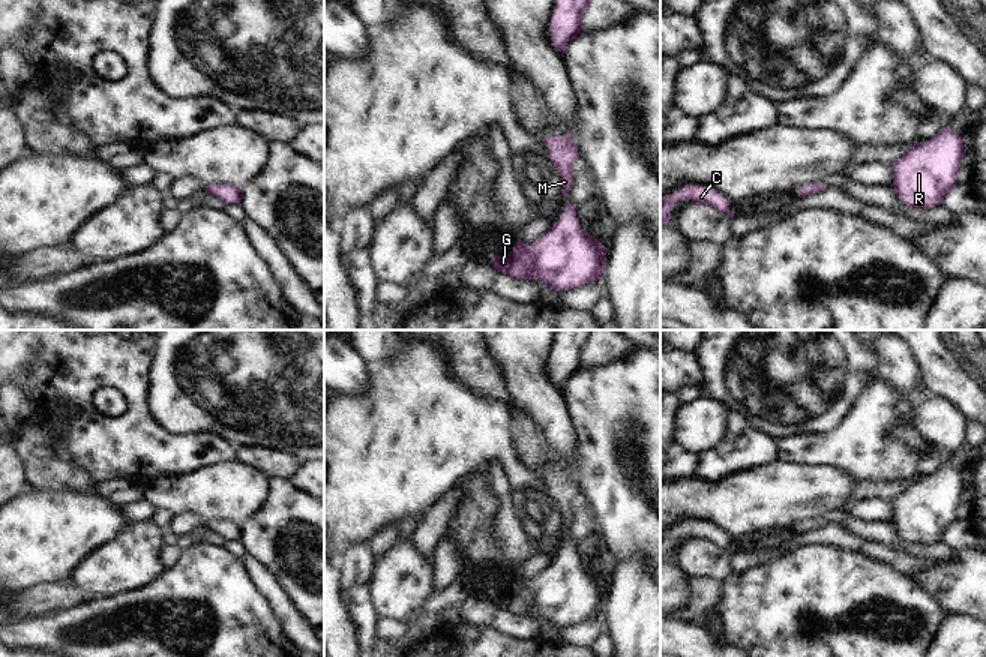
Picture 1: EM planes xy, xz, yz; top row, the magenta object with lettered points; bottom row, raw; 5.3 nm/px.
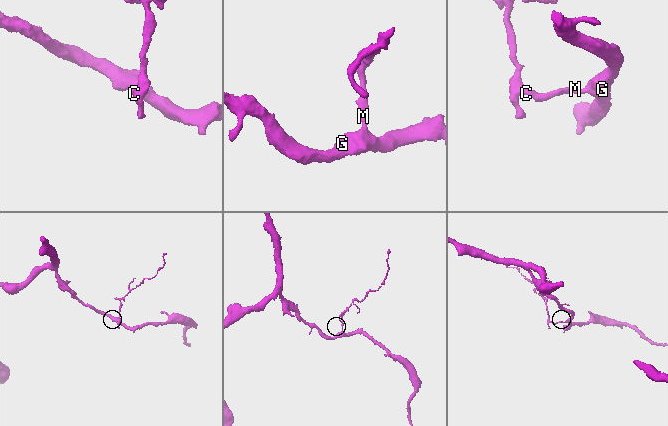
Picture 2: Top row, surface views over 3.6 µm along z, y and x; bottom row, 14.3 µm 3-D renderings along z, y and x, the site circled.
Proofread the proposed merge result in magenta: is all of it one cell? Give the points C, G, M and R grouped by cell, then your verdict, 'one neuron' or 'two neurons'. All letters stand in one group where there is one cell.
groups C G M R; one neuron

